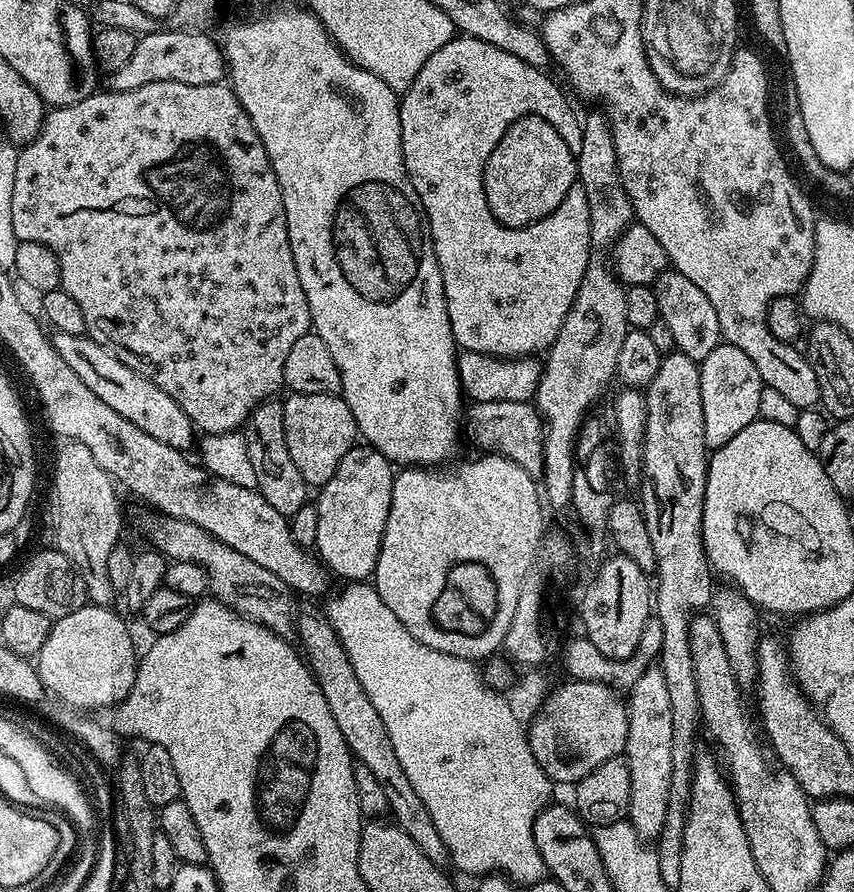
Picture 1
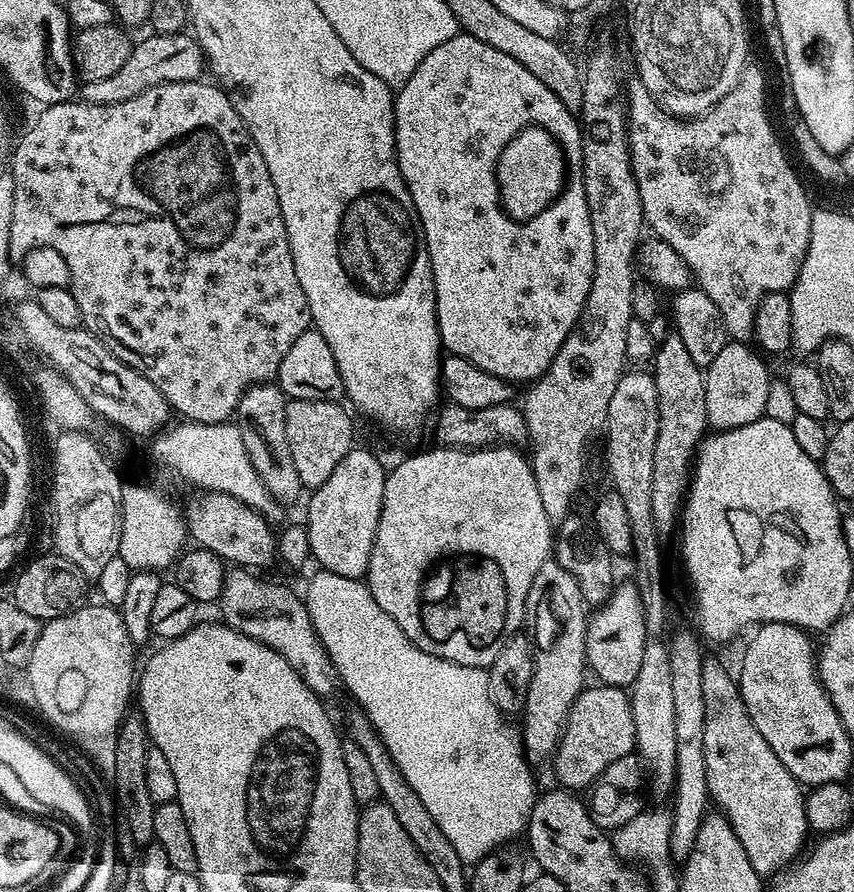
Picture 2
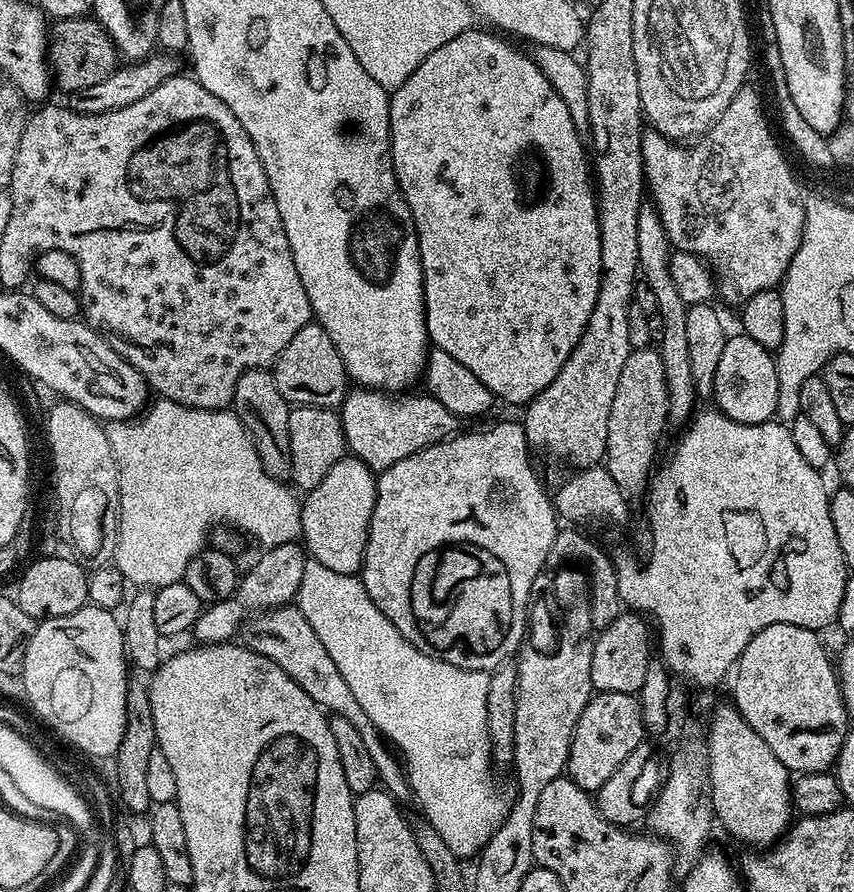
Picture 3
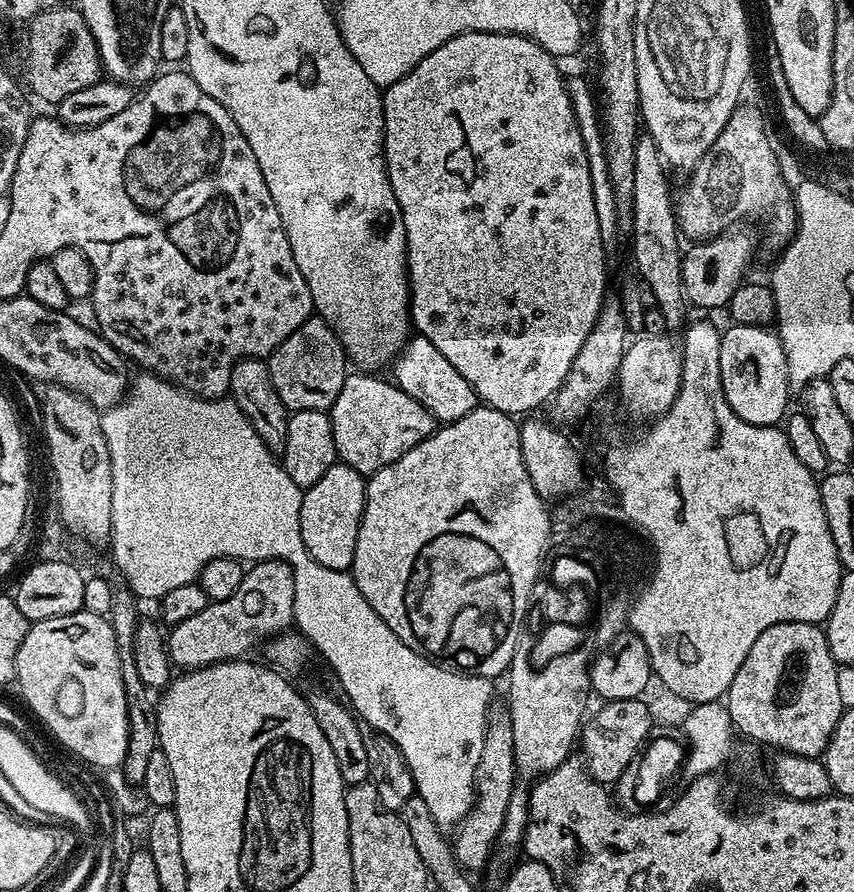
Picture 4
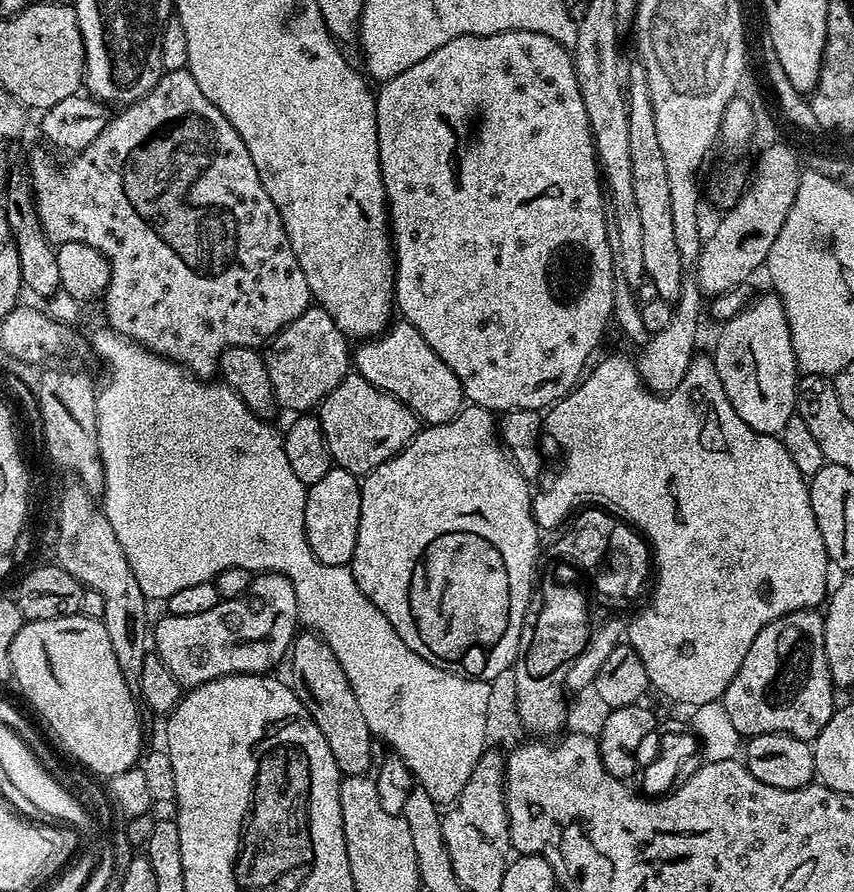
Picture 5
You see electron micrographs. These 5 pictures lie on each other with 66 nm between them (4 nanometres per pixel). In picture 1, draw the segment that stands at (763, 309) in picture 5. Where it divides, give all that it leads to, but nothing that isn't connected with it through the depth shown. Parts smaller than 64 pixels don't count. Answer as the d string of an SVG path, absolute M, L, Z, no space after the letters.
M722 342L704 360L699 361L702 382L702 422L706 430L709 449L721 448L738 430L746 430L759 417L758 402L762 402L764 383L750 362L750 357L742 354L738 346Z

